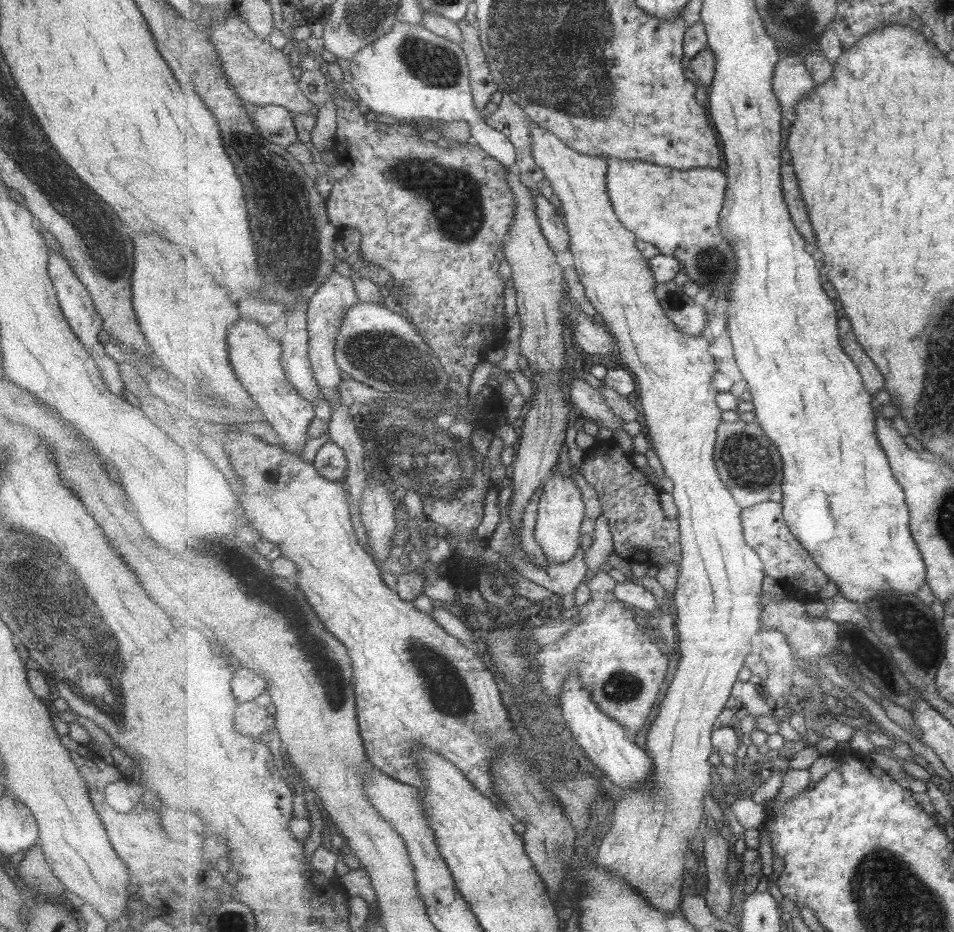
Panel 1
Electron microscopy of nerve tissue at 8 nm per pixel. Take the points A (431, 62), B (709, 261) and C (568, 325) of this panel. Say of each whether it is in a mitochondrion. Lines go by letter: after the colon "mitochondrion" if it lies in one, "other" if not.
A: mitochondrion
B: mitochondrion
C: other

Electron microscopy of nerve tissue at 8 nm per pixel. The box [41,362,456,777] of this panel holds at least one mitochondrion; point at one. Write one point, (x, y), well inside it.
(334, 682)

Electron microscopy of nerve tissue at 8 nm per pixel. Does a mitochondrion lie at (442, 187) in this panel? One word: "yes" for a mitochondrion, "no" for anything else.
yes

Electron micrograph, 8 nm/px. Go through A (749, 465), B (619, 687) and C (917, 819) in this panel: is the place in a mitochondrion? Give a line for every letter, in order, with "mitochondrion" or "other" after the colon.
A: mitochondrion
B: mitochondrion
C: other

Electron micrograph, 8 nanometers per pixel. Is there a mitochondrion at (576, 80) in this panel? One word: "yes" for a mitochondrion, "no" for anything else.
yes

